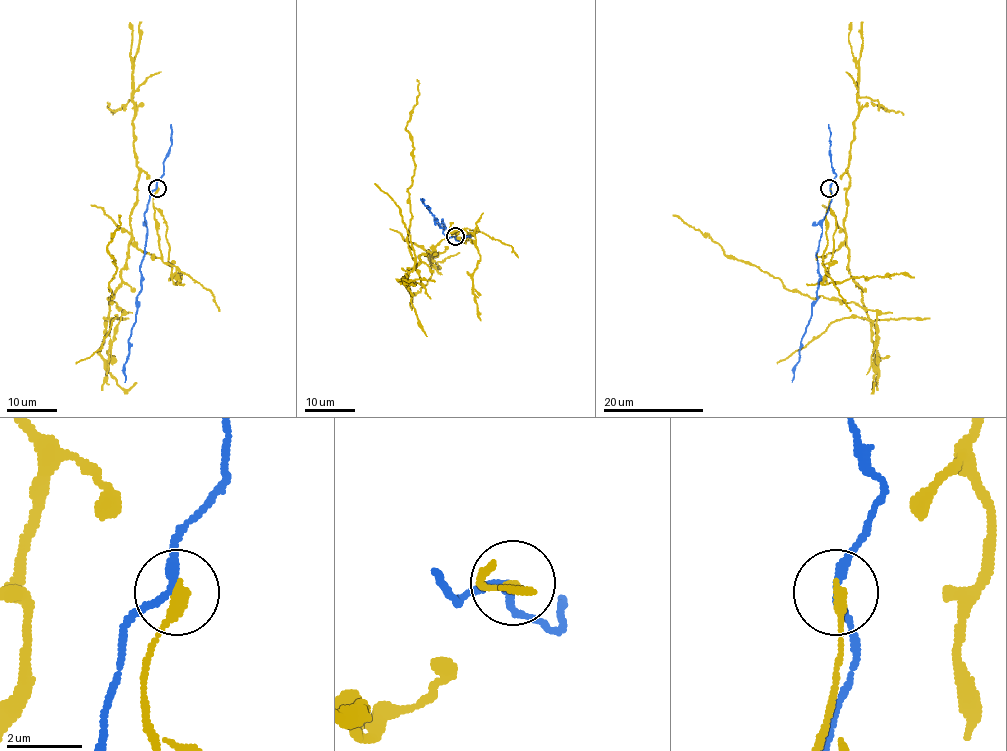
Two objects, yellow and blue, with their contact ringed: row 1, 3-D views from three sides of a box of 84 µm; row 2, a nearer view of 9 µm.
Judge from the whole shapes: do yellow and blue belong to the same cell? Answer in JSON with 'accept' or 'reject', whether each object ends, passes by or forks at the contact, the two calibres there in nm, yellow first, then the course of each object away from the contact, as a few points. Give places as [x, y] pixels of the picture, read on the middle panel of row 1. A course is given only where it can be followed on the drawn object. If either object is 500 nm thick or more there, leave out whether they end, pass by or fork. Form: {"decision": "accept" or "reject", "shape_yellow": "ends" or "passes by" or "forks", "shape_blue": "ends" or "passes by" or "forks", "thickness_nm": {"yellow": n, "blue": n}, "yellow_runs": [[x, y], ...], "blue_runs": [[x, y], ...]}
{"decision": "reject", "shape_yellow": "ends", "shape_blue": "passes by", "thickness_nm": {"yellow": 220, "blue": 200}, "yellow_runs": [[456, 236], [459, 229], [398, 280], [421, 281], [407, 240], [414, 164], [406, 125], [417, 102], [417, 79]], "blue_runs": [[454, 236], [448, 239], [443, 233], [446, 229], [443, 223], [439, 226], [436, 224], [423, 199]]}

